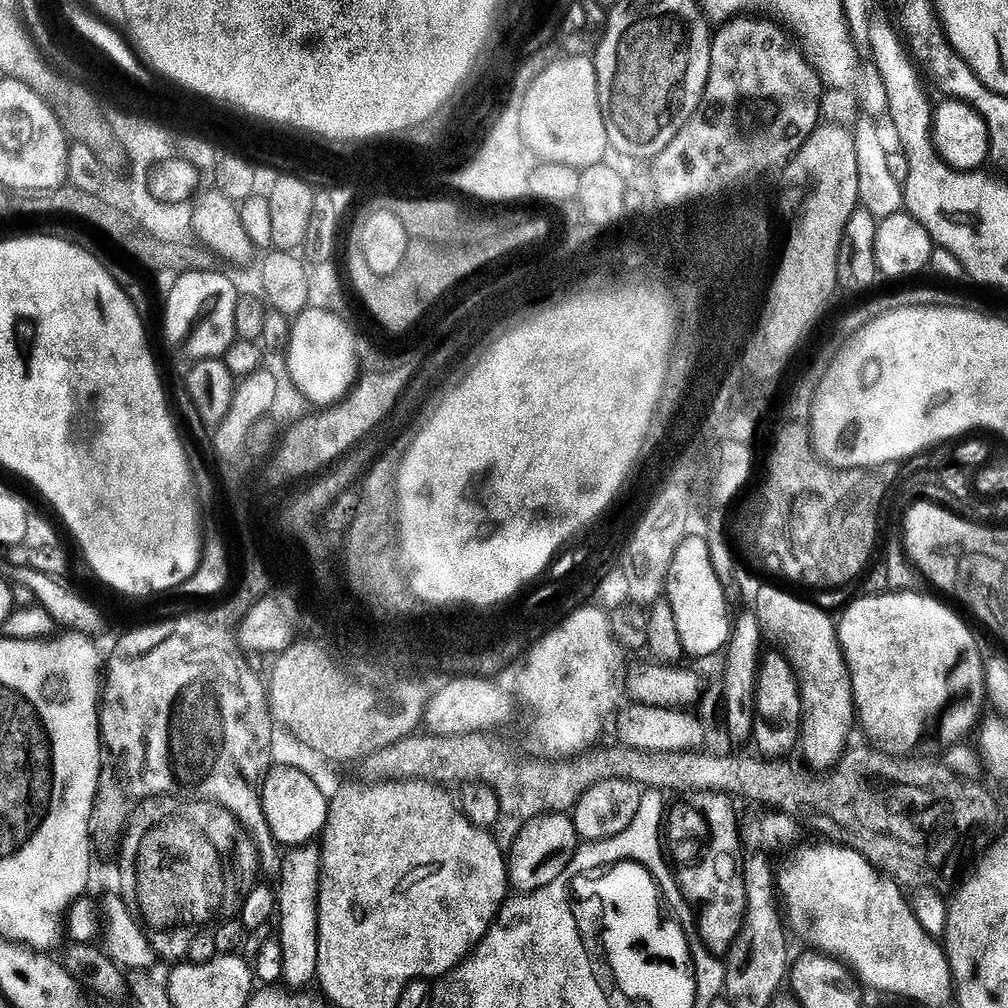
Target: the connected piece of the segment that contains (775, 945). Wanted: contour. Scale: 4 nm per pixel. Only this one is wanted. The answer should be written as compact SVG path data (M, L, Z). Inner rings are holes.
M746 914L741 932L732 946L732 952L739 960L736 966L742 973L736 978L737 984L730 982L724 988L731 999L746 1000L752 996L760 996L764 992L775 994L781 990L789 977L792 959L790 960L790 950L786 940L788 936L784 924L776 924L779 917L772 914L770 920L770 914L768 918L764 918L762 914Z

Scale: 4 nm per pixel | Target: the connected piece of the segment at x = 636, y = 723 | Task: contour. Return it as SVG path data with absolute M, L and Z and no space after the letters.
M640 704L631 705L629 710L630 714L623 713L621 715L623 718L618 728L617 741L621 745L646 751L670 753L699 750L716 757L730 755L734 752L734 741L725 727L719 726L718 728L712 721L704 718L699 719L692 715L692 712Z

